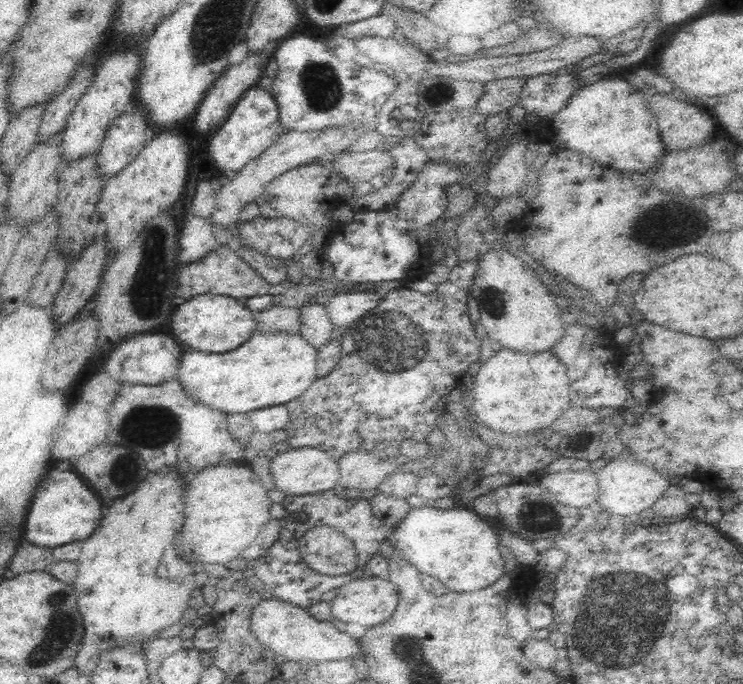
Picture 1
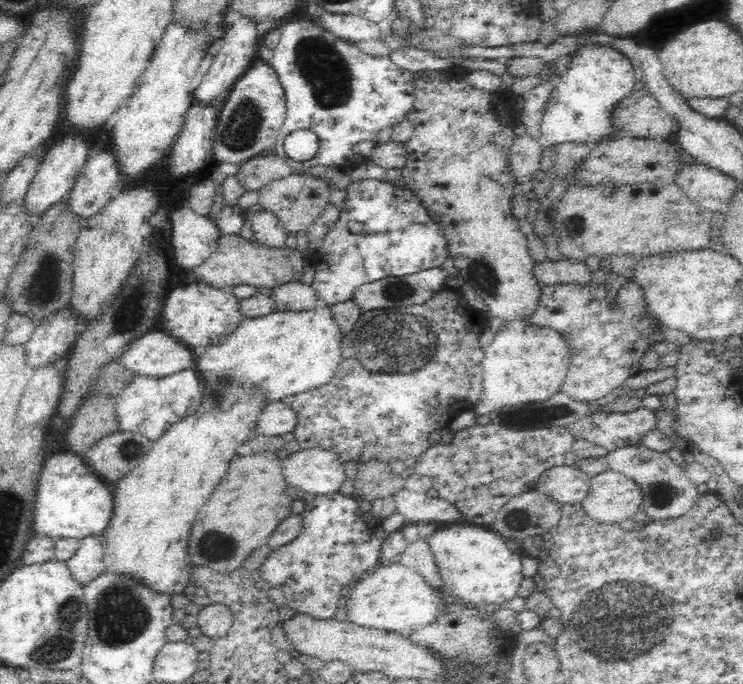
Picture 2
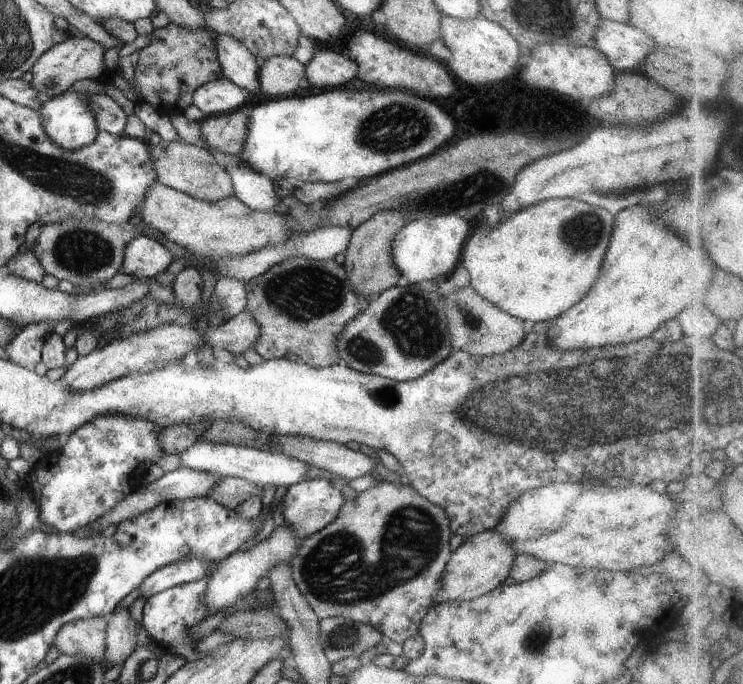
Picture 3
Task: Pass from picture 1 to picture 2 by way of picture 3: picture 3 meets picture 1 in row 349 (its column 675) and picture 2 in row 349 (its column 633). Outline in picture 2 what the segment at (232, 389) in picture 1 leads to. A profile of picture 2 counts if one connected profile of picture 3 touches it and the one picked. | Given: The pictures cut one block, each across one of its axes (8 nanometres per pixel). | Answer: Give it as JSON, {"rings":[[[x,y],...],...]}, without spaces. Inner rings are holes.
{"rings":[[[325,303],[302,312],[270,312],[266,316],[243,319],[222,342],[206,347],[202,356],[196,356],[195,370],[202,378],[214,374],[256,387],[268,402],[278,402],[285,396],[308,392],[330,382],[343,360],[342,340],[331,306]]]}

